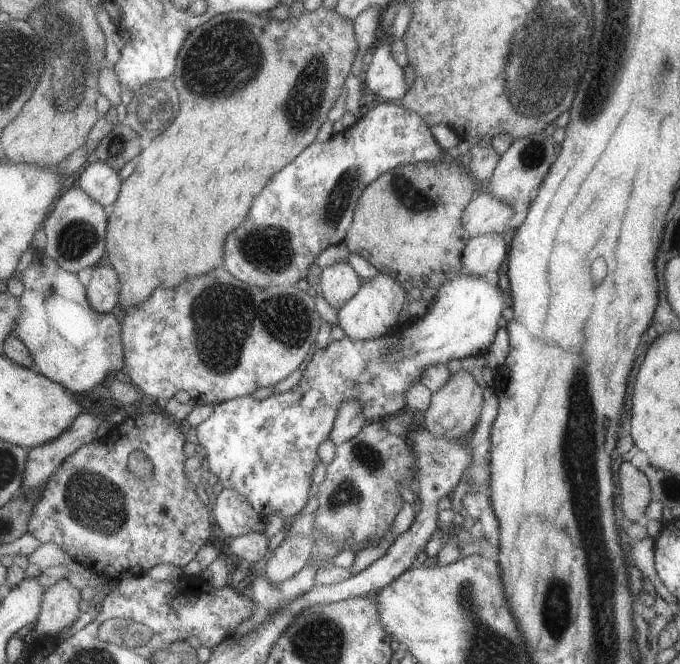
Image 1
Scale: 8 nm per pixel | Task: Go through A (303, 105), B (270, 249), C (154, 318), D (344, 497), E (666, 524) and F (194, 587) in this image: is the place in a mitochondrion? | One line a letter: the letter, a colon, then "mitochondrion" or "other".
A: mitochondrion
B: mitochondrion
C: other
D: mitochondrion
E: other
F: other

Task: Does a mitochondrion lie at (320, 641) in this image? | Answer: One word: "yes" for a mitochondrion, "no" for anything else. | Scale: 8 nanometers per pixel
yes

